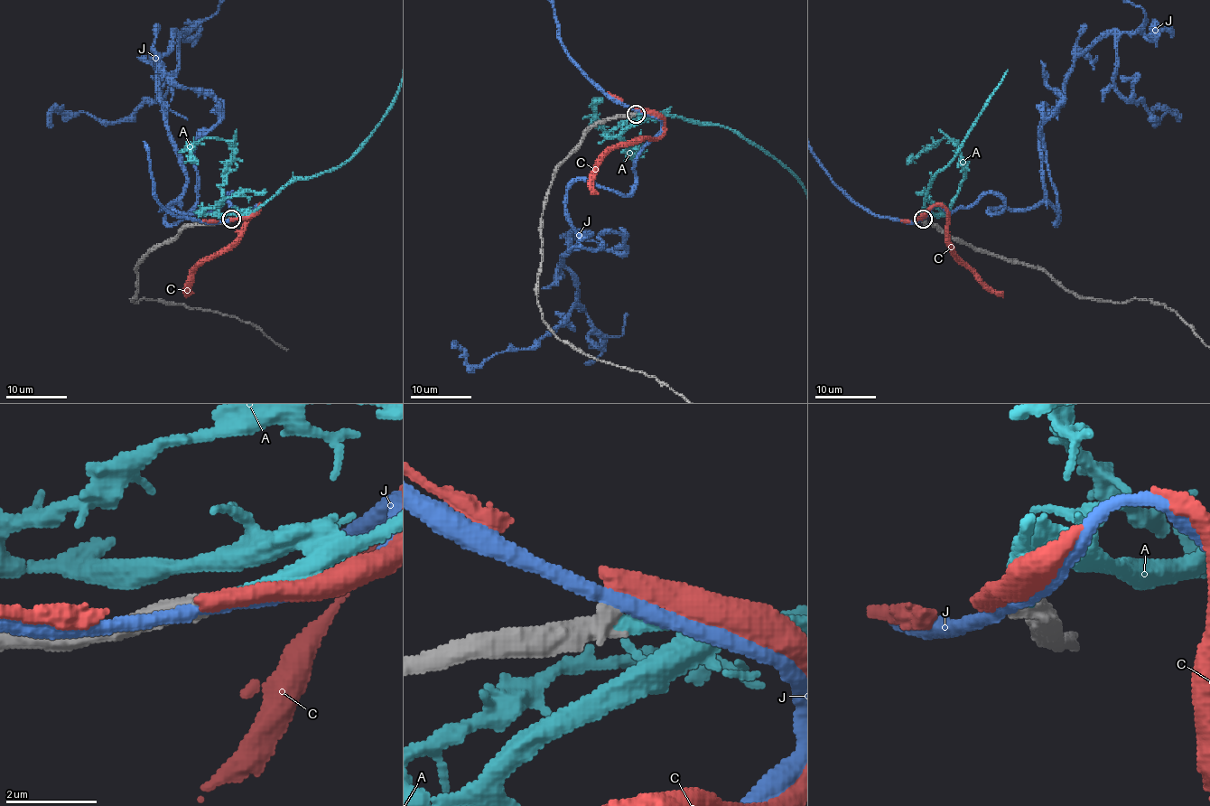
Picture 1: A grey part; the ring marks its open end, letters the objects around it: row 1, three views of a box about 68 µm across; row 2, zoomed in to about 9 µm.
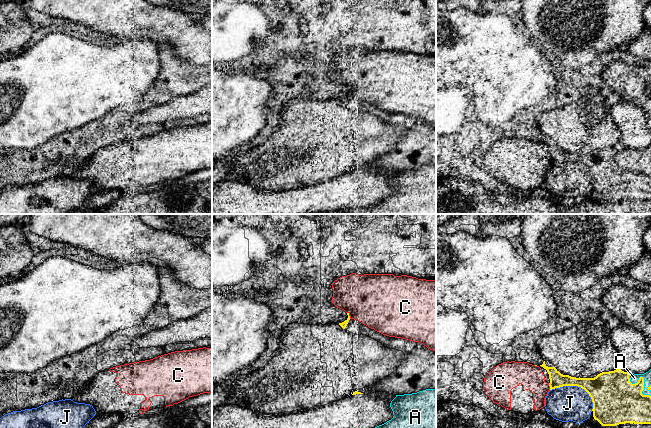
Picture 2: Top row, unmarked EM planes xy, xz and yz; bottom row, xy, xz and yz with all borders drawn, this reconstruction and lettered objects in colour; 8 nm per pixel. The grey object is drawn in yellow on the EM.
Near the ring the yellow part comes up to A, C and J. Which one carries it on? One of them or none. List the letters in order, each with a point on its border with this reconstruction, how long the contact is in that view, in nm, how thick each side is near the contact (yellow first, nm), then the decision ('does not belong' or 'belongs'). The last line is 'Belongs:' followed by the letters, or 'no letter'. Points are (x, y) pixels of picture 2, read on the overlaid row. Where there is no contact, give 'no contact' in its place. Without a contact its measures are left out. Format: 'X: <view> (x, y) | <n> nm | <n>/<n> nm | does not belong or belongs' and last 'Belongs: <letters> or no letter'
A: yz (643, 379) | 260 nm | 340/70 nm | belongs
C: xz (348, 315) | 60 nm | 50/420 nm | does not belong
J: yz (576, 385) | 380 nm | 280/280 nm | does not belong
Belongs: A

